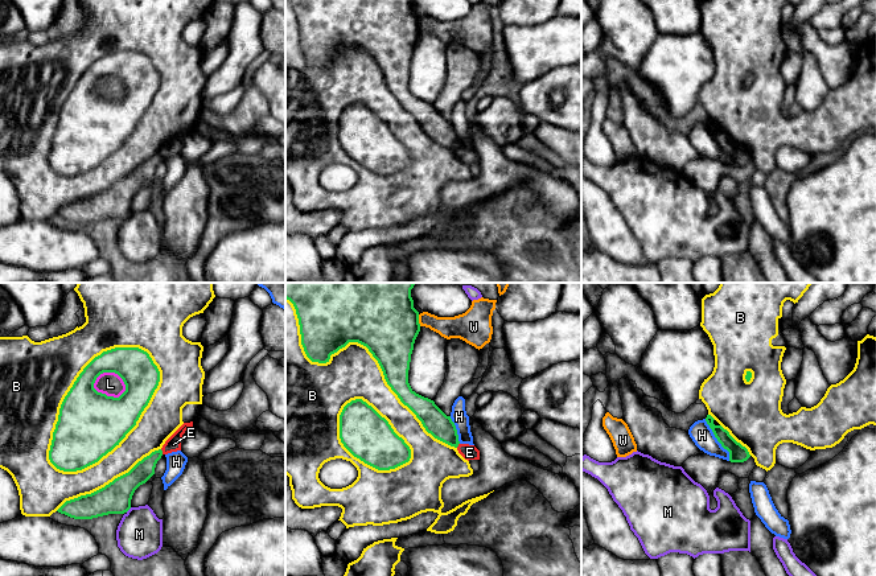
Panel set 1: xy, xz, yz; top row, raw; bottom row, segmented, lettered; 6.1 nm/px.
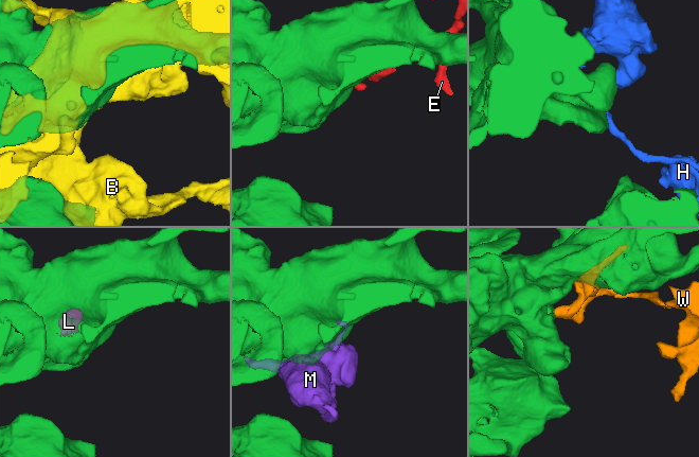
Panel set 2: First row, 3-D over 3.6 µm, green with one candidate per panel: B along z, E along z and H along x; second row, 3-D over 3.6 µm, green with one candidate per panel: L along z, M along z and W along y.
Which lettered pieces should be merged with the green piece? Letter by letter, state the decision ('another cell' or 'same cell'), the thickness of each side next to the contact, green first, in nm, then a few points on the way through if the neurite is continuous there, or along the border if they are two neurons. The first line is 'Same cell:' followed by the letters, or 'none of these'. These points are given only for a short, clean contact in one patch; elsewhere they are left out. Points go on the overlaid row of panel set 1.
Same cell: none of these
B: another cell; calibres 380 and 240 nm
E: another cell; calibres 120 and 90 nm; border xy (160, 449), (163, 453)
H: another cell; calibres 110 and 140 nm
L: another cell; calibres 400 and 140 nm
M: another cell; calibres 190 and 280 nm
W: another cell; calibres 440 and 140 nm

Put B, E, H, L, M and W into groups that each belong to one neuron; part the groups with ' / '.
B L / E / H / M / W

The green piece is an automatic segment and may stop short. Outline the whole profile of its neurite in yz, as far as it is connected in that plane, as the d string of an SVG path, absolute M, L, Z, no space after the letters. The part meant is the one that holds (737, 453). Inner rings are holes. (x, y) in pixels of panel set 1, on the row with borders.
M707 415L706 421L712 429L715 437L721 444L724 449L729 452L729 461L731 462L744 462L747 461L750 454L745 447L743 447L740 443L737 443L727 429L724 429L721 425L713 424L713 417L711 415Z

